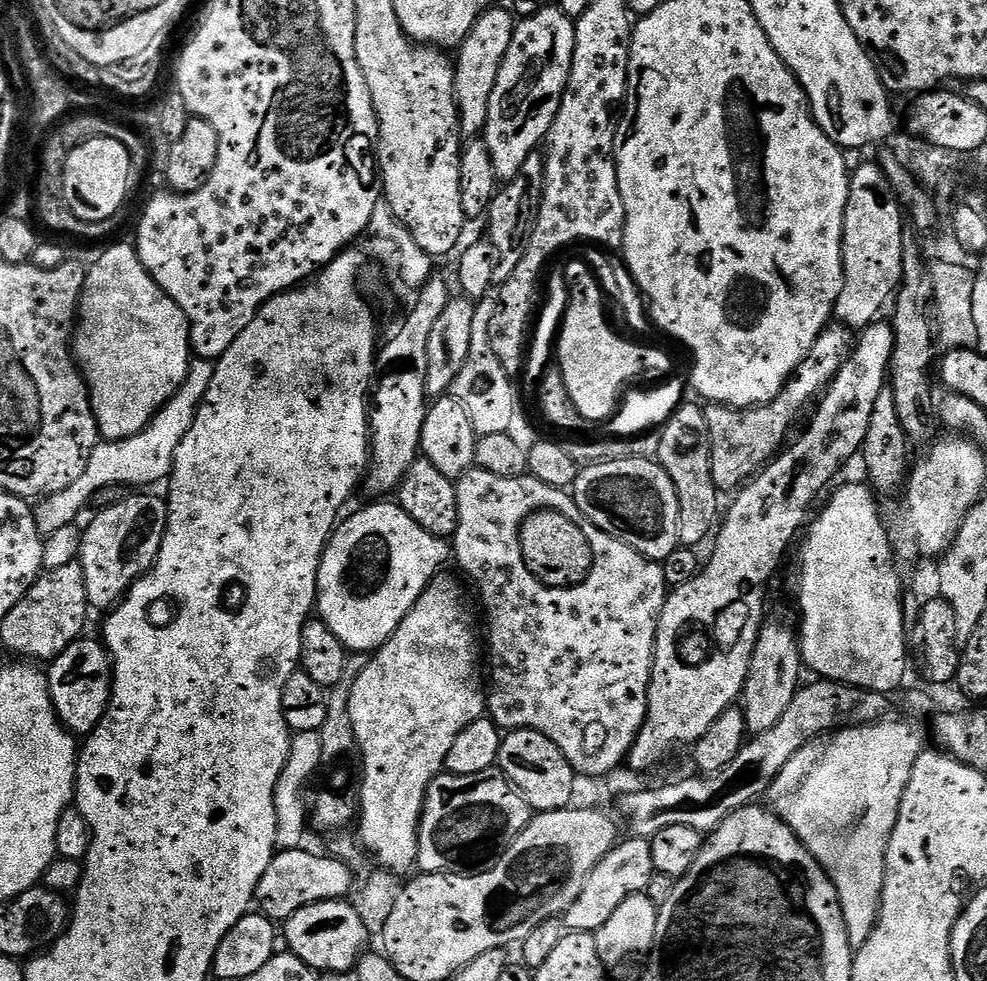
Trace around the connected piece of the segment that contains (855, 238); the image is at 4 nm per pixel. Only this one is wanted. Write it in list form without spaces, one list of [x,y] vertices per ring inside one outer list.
[[[879,163],[851,169],[844,215],[844,281],[834,313],[835,319],[853,330],[877,323],[884,303],[897,294],[903,278],[902,238],[906,213]]]

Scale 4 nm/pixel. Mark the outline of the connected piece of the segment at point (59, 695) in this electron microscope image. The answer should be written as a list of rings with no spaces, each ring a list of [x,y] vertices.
[[[81,638],[66,646],[66,650],[62,650],[62,654],[58,654],[46,668],[56,717],[69,732],[80,738],[96,729],[112,697],[112,661],[108,649],[99,639],[88,639]]]

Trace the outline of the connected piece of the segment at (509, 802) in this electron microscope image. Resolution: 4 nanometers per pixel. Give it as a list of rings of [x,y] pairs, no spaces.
[[[489,770],[473,776],[456,776],[445,771],[430,782],[424,799],[424,809],[420,815],[420,837],[416,864],[421,873],[453,872],[467,876],[473,872],[486,872],[500,855],[522,834],[522,830],[532,821],[534,813],[528,803],[520,797],[515,786],[499,771]]]

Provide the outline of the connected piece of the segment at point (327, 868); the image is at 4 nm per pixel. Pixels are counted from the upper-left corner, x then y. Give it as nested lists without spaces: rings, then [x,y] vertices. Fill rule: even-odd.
[[[290,848],[275,853],[266,866],[266,874],[256,887],[255,903],[260,904],[259,911],[273,922],[283,922],[296,913],[299,908],[310,906],[314,902],[323,900],[343,900],[354,888],[352,871],[340,860],[336,860],[330,854],[315,856],[304,848]]]

